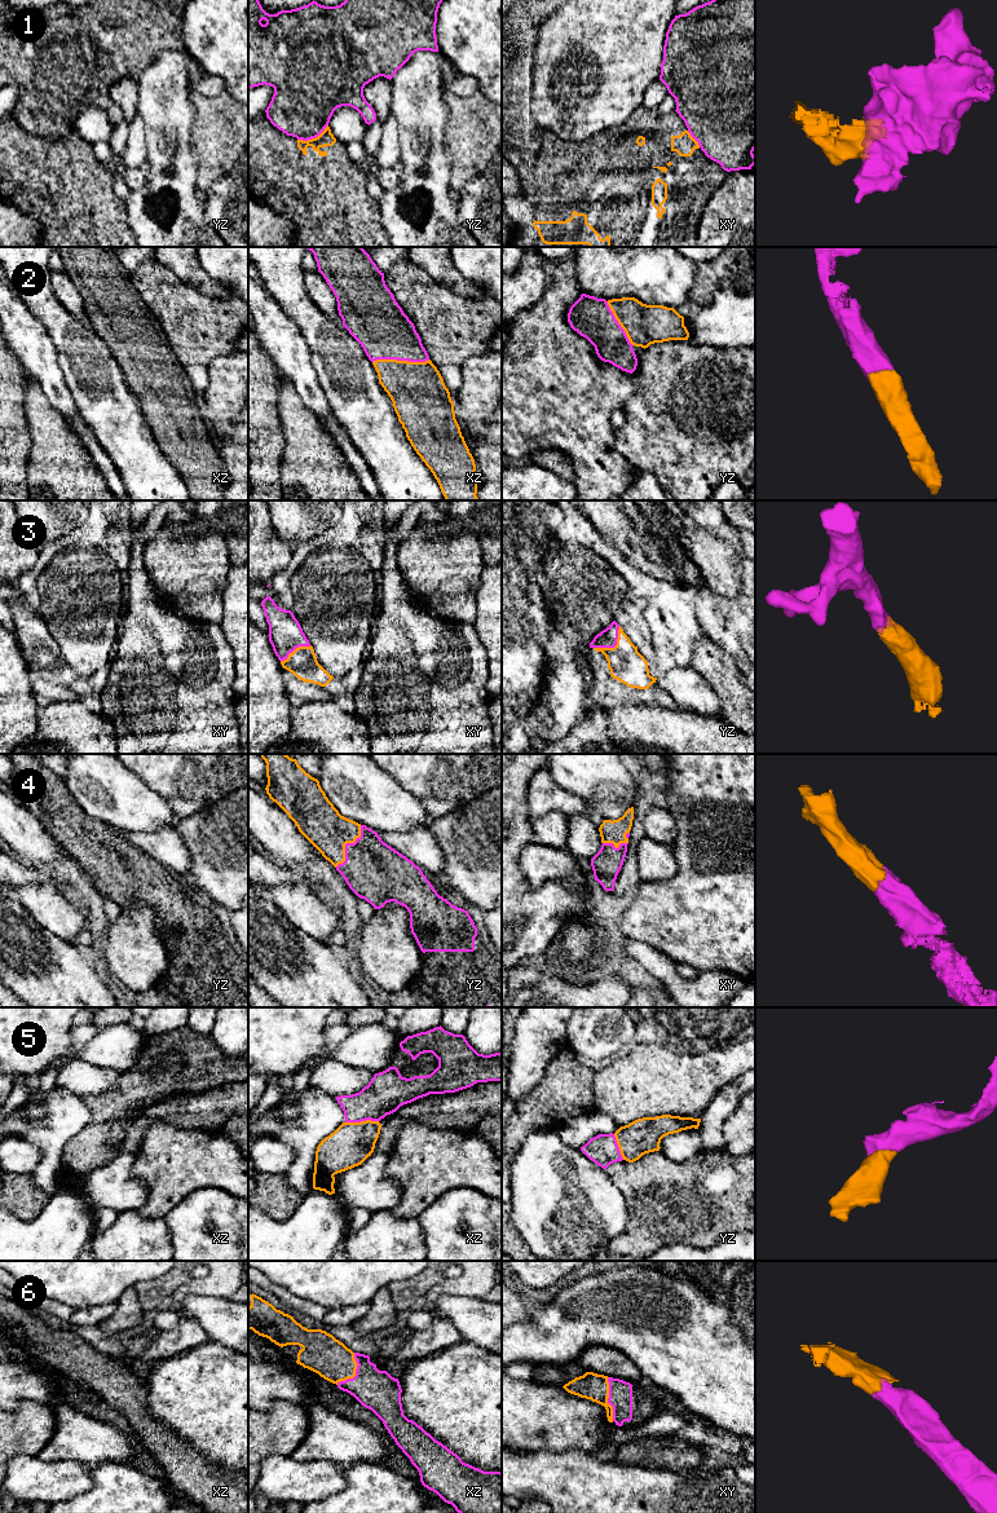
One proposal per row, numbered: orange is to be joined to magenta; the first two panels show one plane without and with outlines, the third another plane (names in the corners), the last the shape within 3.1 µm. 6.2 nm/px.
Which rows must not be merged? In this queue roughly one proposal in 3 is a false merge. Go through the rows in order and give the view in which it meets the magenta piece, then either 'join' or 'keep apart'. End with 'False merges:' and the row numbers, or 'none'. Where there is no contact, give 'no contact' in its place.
1: meets magenta in yz; keep apart
2: meets magenta in xz; join
3: meets magenta in yz; join
4: meets magenta in yz; join
5: meets magenta in xz; join
6: meets magenta in xy; join
False merges: 1

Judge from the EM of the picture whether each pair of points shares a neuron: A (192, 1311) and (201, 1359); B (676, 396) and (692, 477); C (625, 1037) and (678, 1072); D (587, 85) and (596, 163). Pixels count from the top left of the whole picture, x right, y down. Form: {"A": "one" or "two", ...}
{"A": "two", "B": "one", "C": "two", "D": "two"}

